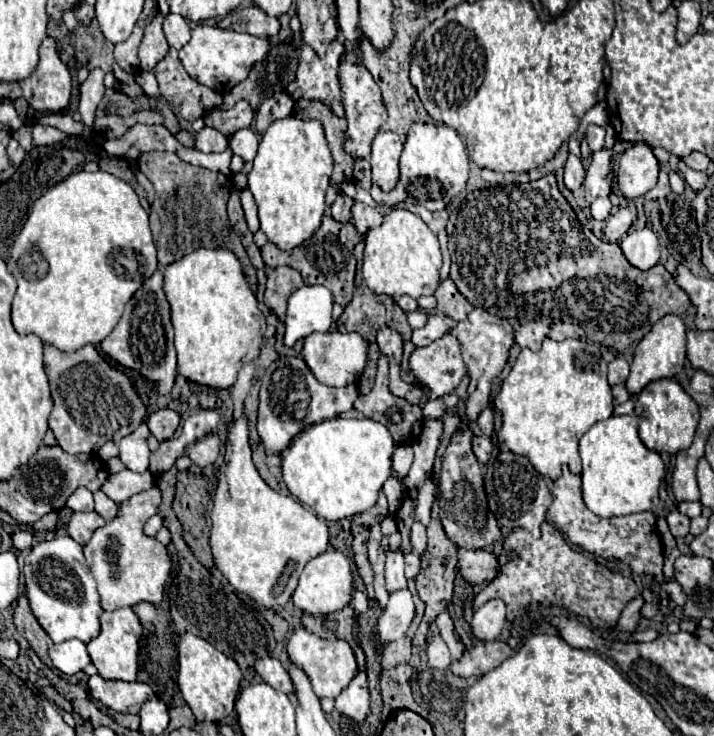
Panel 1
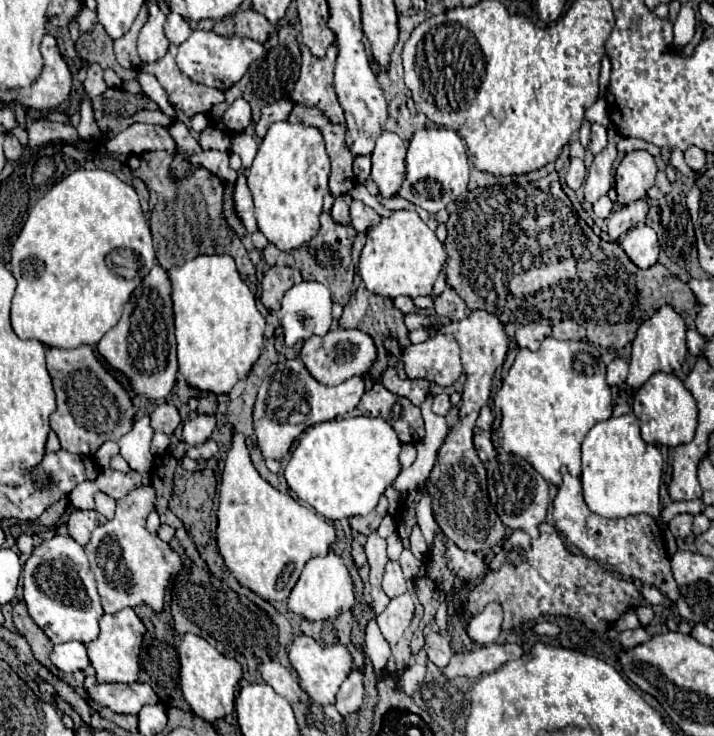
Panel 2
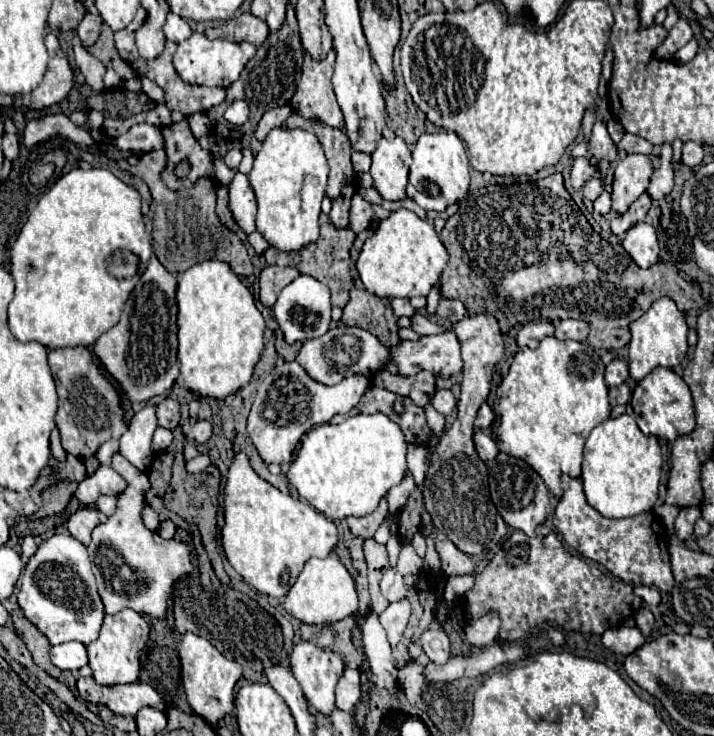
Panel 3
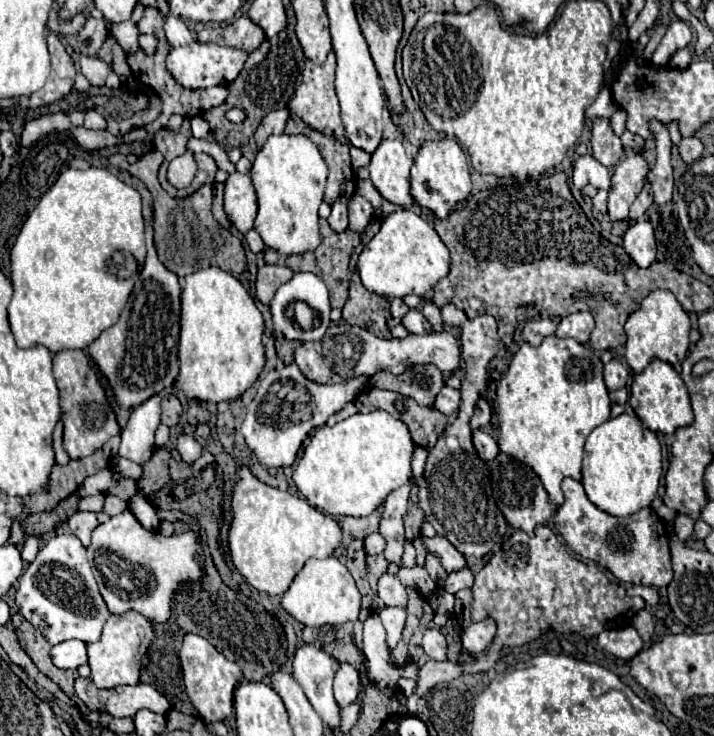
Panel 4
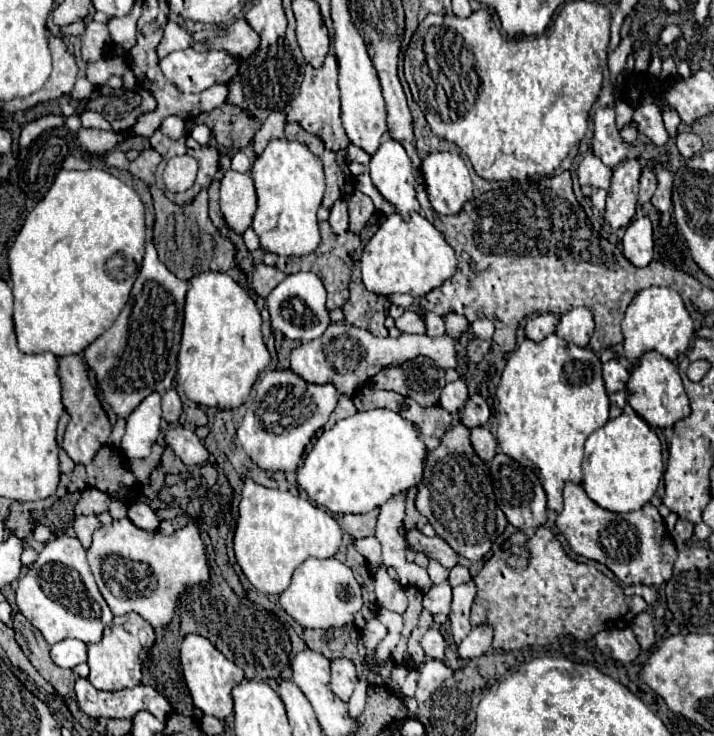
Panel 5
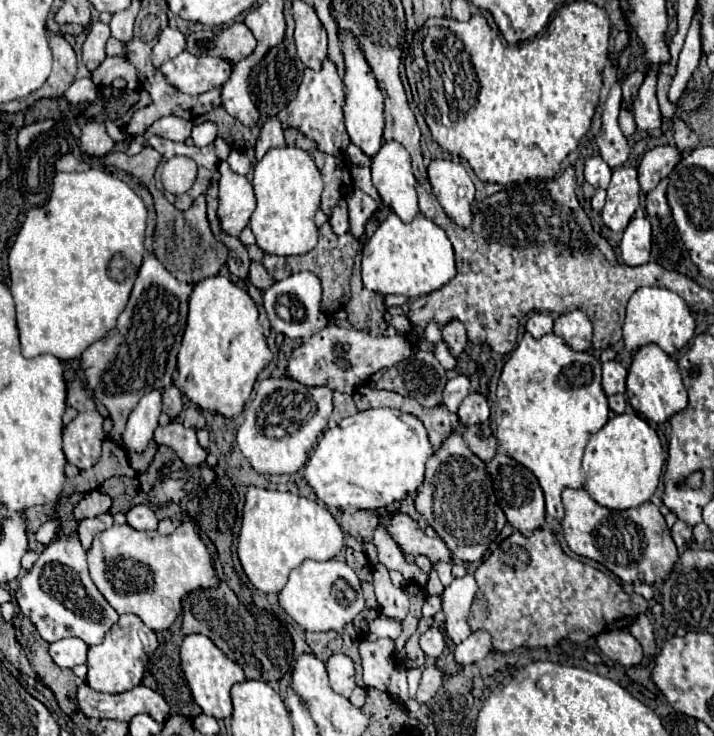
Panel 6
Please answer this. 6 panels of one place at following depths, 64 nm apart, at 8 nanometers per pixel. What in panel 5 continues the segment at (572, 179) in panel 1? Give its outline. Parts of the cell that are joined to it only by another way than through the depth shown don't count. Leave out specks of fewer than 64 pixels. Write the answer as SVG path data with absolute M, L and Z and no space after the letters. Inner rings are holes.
M588 154L578 166L580 184L588 184L592 188L608 190L612 178L612 170L602 164L602 160L594 154Z

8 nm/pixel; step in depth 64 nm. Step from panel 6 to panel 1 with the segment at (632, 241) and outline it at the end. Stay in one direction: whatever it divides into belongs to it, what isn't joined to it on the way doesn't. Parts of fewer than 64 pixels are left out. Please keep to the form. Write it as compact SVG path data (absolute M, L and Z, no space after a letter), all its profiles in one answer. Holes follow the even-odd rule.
M636 228L628 232L620 240L620 248L626 260L640 270L650 270L660 258L660 242L650 228Z

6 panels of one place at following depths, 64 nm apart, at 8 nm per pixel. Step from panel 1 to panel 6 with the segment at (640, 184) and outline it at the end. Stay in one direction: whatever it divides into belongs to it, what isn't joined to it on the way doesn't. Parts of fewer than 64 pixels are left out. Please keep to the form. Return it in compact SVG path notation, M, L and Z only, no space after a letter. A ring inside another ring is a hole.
M620 166L612 172L606 204L602 208L602 222L612 232L622 232L640 204L638 174L632 166Z

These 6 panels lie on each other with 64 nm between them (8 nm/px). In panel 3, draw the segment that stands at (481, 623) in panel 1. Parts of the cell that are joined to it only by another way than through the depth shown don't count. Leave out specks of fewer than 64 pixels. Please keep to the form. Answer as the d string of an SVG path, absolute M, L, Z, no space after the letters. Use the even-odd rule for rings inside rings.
M488 612L486 616L472 620L466 626L466 642L476 648L484 648L496 642L498 638L498 628L500 628L500 618L496 612Z

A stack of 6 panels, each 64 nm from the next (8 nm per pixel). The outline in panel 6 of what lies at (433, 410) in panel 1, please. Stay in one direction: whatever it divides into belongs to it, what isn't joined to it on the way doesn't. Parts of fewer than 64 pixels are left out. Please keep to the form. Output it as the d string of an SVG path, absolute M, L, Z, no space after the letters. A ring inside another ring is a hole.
M456 376L454 380L448 380L444 388L444 404L450 412L456 412L460 402L468 396L470 392L470 380L466 376Z

